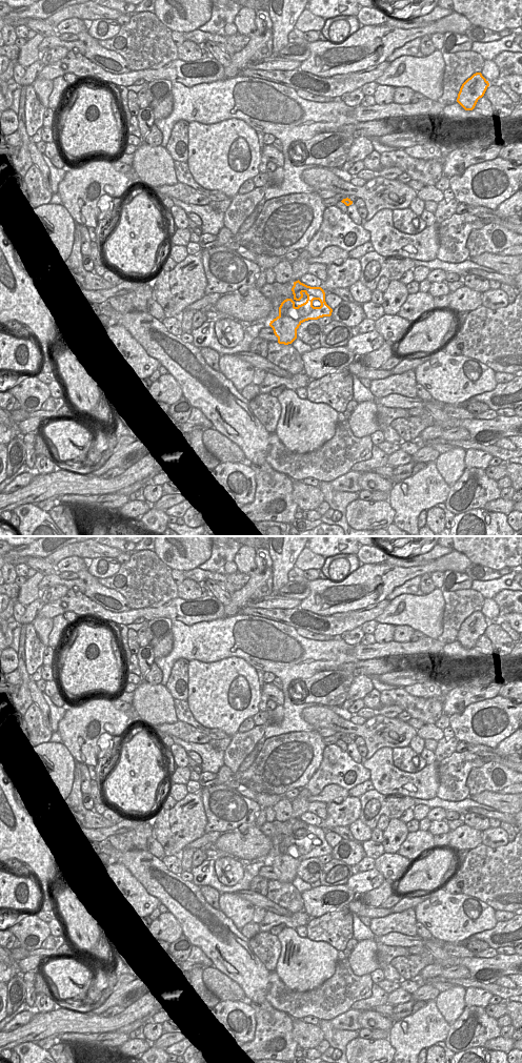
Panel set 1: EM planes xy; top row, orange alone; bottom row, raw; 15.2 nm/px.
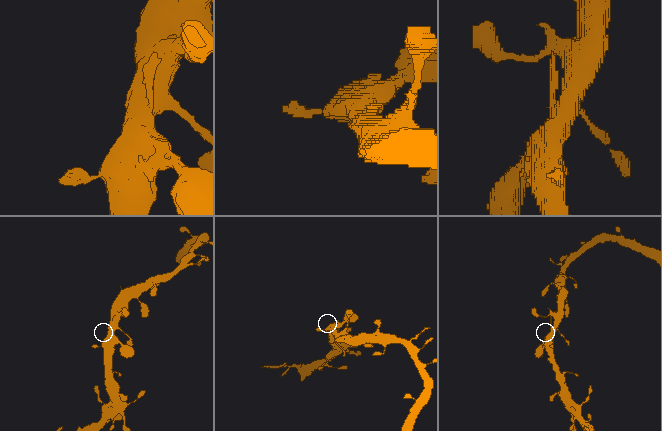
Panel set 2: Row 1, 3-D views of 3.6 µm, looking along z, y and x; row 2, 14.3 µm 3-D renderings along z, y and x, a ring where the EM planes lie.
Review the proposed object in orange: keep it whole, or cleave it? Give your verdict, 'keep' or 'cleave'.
keep

